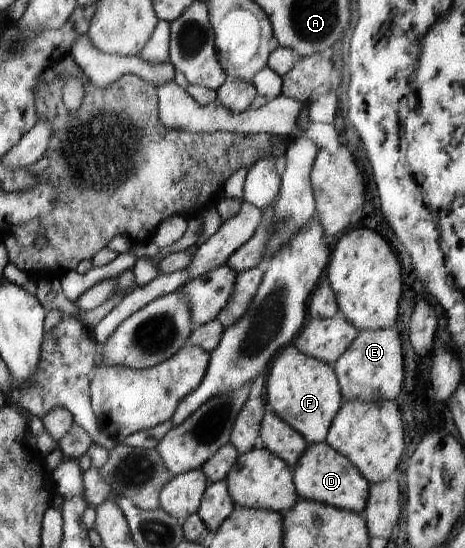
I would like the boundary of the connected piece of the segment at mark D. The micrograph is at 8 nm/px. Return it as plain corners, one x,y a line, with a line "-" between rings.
326,441
308,444
293,467
293,474
299,498
363,514
370,484
349,459
335,451

